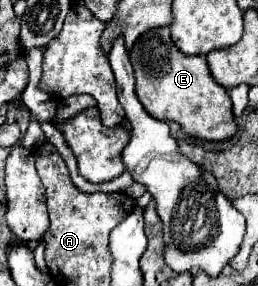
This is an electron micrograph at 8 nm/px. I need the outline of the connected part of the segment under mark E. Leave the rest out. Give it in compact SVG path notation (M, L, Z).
M169 26L143 34L129 56L135 70L137 98L153 118L175 122L187 136L209 142L223 142L235 136L237 122L227 90L211 78L205 56L187 56L173 44Z

